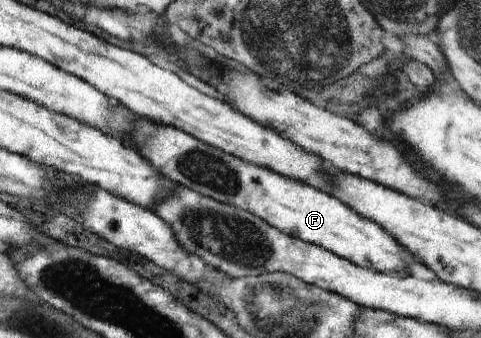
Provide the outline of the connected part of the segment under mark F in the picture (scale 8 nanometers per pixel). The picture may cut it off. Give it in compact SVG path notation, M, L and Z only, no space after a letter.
M139 115L136 117L138 124L133 129L132 141L127 141L128 147L134 147L164 178L170 178L176 185L248 210L282 233L323 246L360 267L385 274L403 272L410 268L412 260L404 263L404 259L400 257L402 247L392 235L376 222L360 217L360 214L332 194L316 189L305 181L280 175L271 169L234 157L196 139L192 134L184 133L184 130L156 124Z

